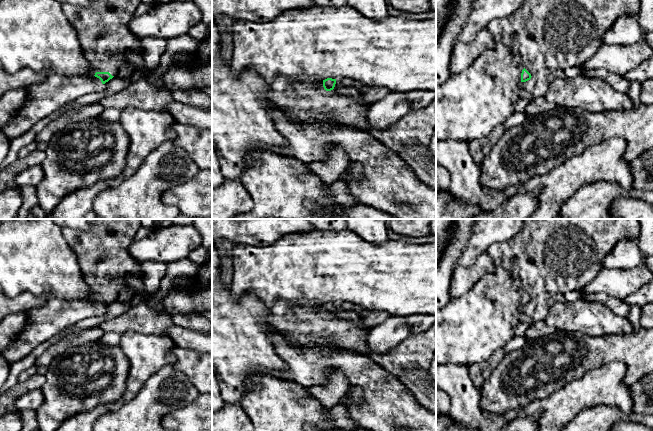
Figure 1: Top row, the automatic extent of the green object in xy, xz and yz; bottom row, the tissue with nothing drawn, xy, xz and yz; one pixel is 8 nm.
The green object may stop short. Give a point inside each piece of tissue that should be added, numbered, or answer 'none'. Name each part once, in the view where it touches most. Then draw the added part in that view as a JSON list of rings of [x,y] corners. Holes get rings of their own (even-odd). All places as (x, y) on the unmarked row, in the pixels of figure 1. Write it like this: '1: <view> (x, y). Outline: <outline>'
1: xy (102, 251). Outline: [[[92,219],[89,230],[62,229],[62,234],[76,254],[80,270],[91,287],[93,300],[96,296],[109,296],[116,300],[125,278],[129,275],[144,280],[142,264],[133,258],[128,250],[141,226],[141,219]]]

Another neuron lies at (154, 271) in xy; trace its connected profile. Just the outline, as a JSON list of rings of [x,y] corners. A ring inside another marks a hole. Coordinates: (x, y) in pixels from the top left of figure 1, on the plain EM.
[[[146,261],[142,263],[145,273],[142,292],[145,294],[154,293],[160,286],[160,283],[167,273],[167,263]]]

